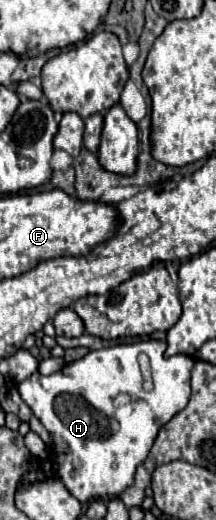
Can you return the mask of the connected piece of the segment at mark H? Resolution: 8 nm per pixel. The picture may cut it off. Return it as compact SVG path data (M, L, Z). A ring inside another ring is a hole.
M143 340L135 344L121 344L113 348L101 348L91 350L87 356L79 358L77 362L67 364L63 370L43 376L39 372L31 374L23 382L17 384L17 390L23 398L23 402L31 408L31 412L41 420L41 424L49 430L49 434L55 438L55 458L59 462L57 478L67 486L67 490L79 500L87 502L93 498L117 498L121 492L131 486L137 466L147 458L161 426L165 426L183 406L189 402L189 374L195 366L195 360L191 356L165 356L165 342L159 340ZM145 352L151 360L151 372L153 372L153 390L145 392L141 390L141 372L137 356ZM119 392L125 392L131 396L131 402L115 408L113 400Z

